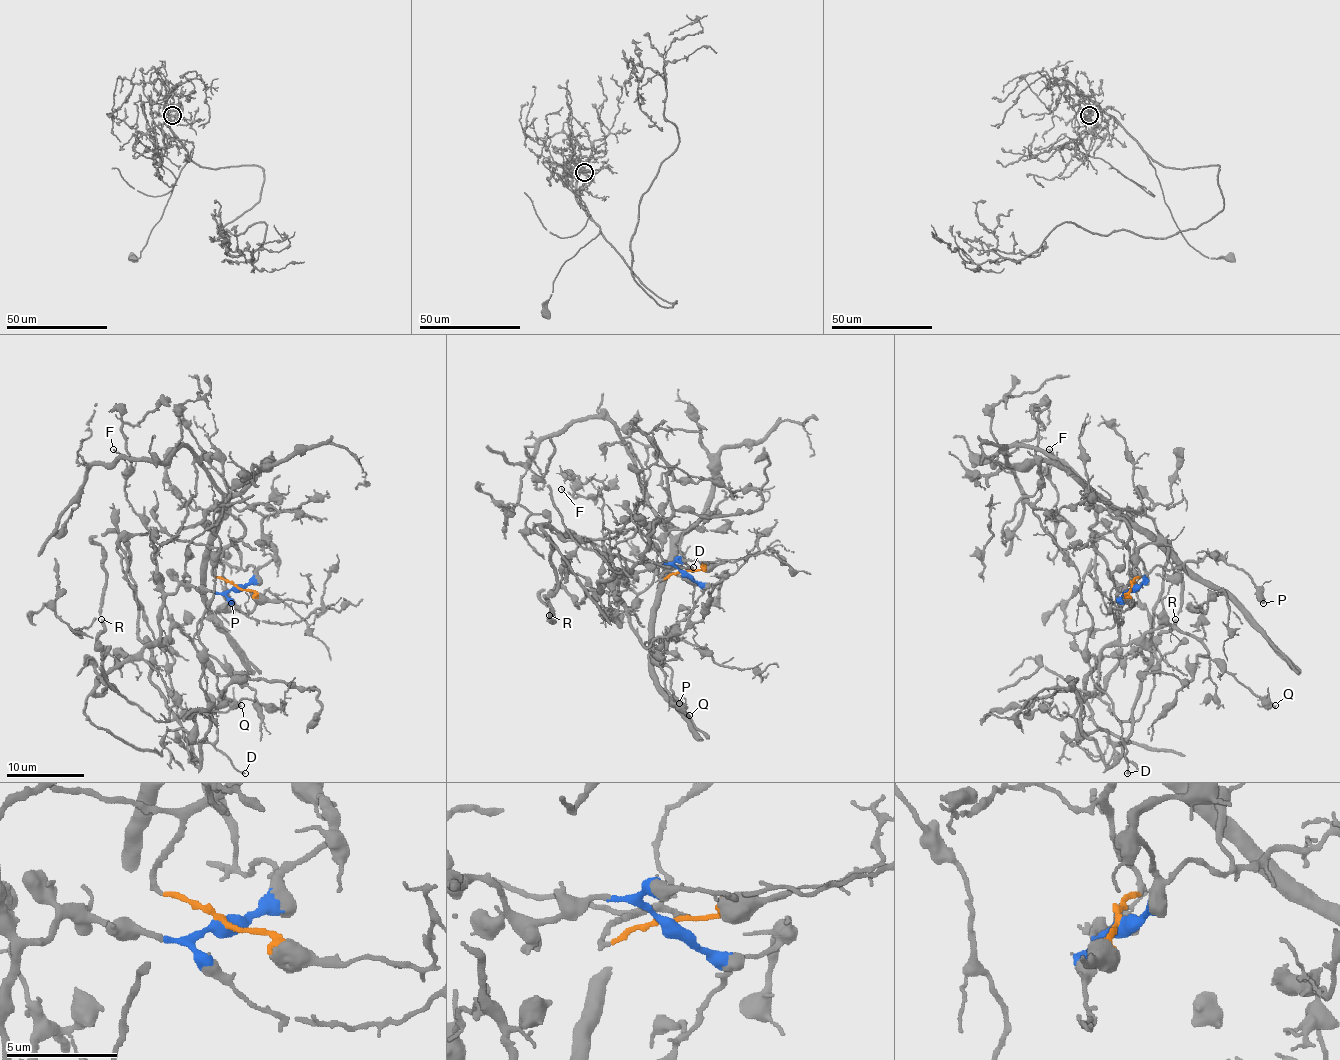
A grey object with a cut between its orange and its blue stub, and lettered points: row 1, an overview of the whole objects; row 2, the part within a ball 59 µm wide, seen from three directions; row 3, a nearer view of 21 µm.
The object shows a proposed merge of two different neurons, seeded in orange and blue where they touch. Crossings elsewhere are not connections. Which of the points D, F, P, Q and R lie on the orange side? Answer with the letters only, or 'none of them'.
none of them

